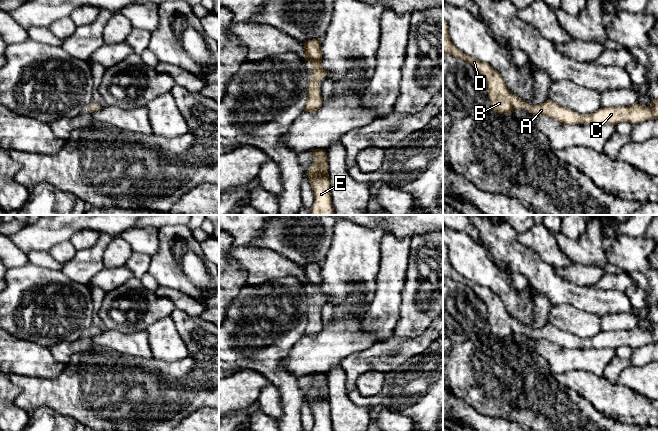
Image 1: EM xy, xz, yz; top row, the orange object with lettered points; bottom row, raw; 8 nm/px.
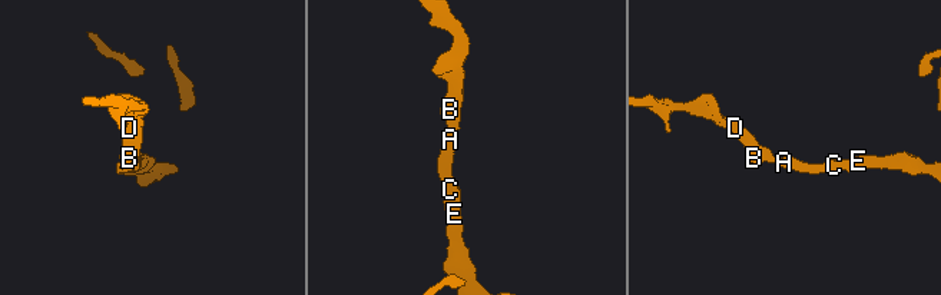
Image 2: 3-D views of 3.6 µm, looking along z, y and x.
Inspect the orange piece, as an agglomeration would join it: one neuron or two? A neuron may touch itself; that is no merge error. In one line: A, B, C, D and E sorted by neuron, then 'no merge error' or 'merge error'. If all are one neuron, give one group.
groups A B C D E; no merge error

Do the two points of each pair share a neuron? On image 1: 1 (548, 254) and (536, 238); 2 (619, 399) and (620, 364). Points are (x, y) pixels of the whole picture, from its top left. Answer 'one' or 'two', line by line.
1: one
2: two

